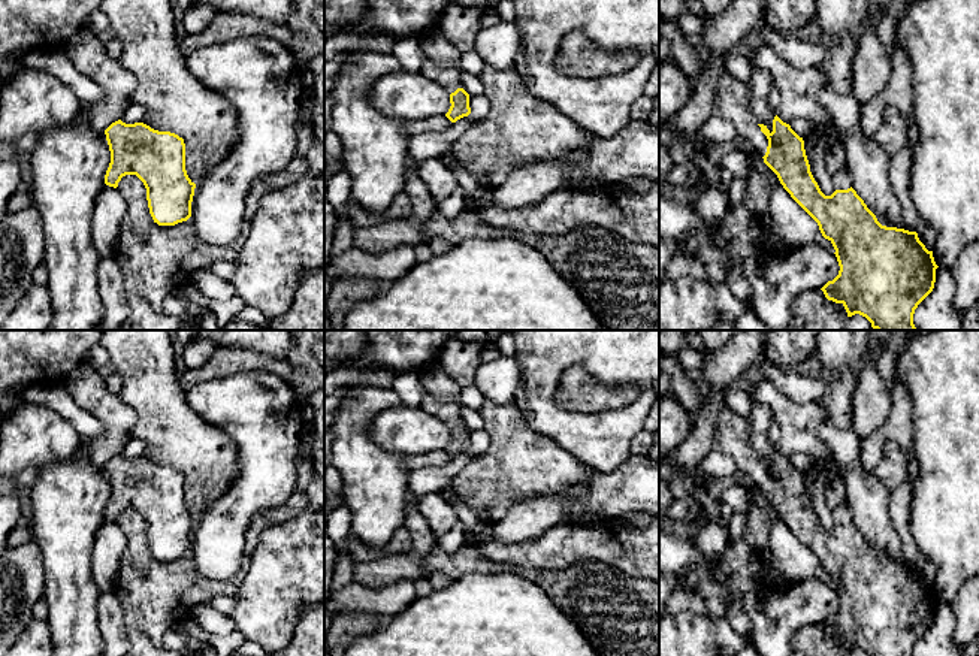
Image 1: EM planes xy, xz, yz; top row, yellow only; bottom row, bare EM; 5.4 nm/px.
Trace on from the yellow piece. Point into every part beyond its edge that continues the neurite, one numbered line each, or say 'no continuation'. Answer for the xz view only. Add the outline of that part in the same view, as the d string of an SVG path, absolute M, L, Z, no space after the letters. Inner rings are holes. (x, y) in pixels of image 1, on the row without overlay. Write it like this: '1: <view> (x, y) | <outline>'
1: xz (449, 413) | M424 393L421 405L423 409L445 423L450 429L454 427L457 423L462 423L460 406L460 402L441 402L430 393Z

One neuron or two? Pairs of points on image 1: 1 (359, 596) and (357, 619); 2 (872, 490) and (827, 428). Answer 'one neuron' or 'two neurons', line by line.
1: two neurons
2: one neuron

